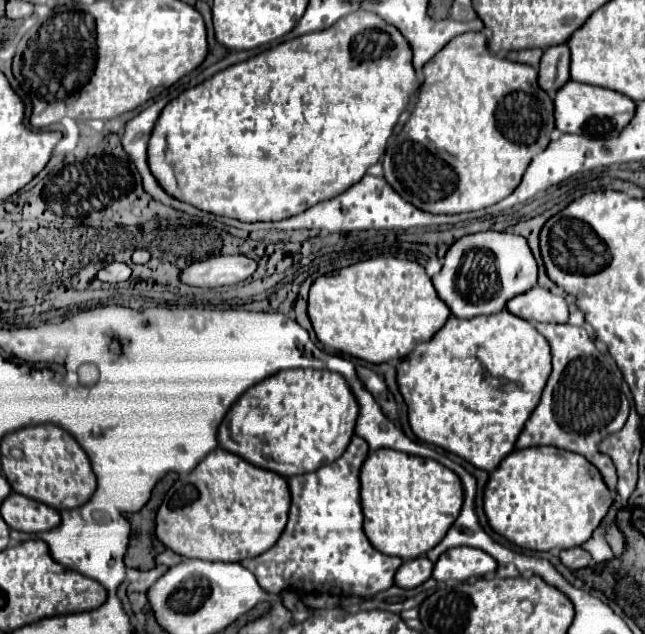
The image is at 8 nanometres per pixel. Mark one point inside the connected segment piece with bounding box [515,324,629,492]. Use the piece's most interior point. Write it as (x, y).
(582, 403)

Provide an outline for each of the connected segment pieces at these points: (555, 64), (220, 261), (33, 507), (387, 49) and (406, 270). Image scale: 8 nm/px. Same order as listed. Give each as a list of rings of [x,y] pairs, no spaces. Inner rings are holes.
[[[551,46],[545,50],[539,66],[539,86],[547,94],[555,94],[559,88],[563,88],[569,82],[569,46]]]
[[[217,256],[203,262],[195,262],[183,270],[181,280],[189,286],[217,288],[237,284],[249,278],[257,270],[257,260],[247,256]]]
[[[11,492],[5,498],[1,516],[11,528],[21,532],[47,532],[61,524],[59,510],[17,492]]]
[[[351,12],[337,24],[333,24],[327,30],[311,32],[287,42],[281,42],[245,62],[239,62],[235,66],[229,66],[221,72],[217,72],[213,78],[205,80],[203,84],[197,84],[195,88],[189,88],[181,92],[175,100],[163,108],[163,116],[159,116],[159,124],[155,124],[155,134],[151,134],[151,148],[147,152],[151,172],[155,172],[155,178],[171,196],[177,200],[189,202],[199,210],[213,212],[219,216],[237,218],[241,222],[275,222],[285,220],[295,214],[305,212],[307,208],[331,200],[345,190],[349,190],[353,184],[357,184],[369,166],[377,164],[387,148],[387,140],[393,134],[393,128],[401,116],[401,112],[407,108],[411,96],[419,90],[419,80],[415,76],[413,68],[413,52],[405,36],[389,22],[379,18],[373,12]]]
[[[379,256],[363,260],[335,274],[317,278],[309,290],[309,318],[319,342],[343,354],[351,354],[375,364],[403,358],[413,350],[415,344],[431,340],[435,332],[443,328],[449,314],[451,312],[447,304],[437,296],[431,278],[425,274],[425,268],[408,259]]]

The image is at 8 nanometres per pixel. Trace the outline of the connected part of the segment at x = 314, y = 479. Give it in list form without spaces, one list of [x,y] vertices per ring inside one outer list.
[[[355,436],[347,452],[335,464],[323,466],[303,476],[291,476],[289,522],[279,542],[257,558],[241,564],[253,572],[265,592],[283,590],[329,592],[333,596],[373,596],[391,588],[401,558],[387,556],[371,546],[363,532],[363,512],[359,494],[359,472],[369,456],[369,444]]]

